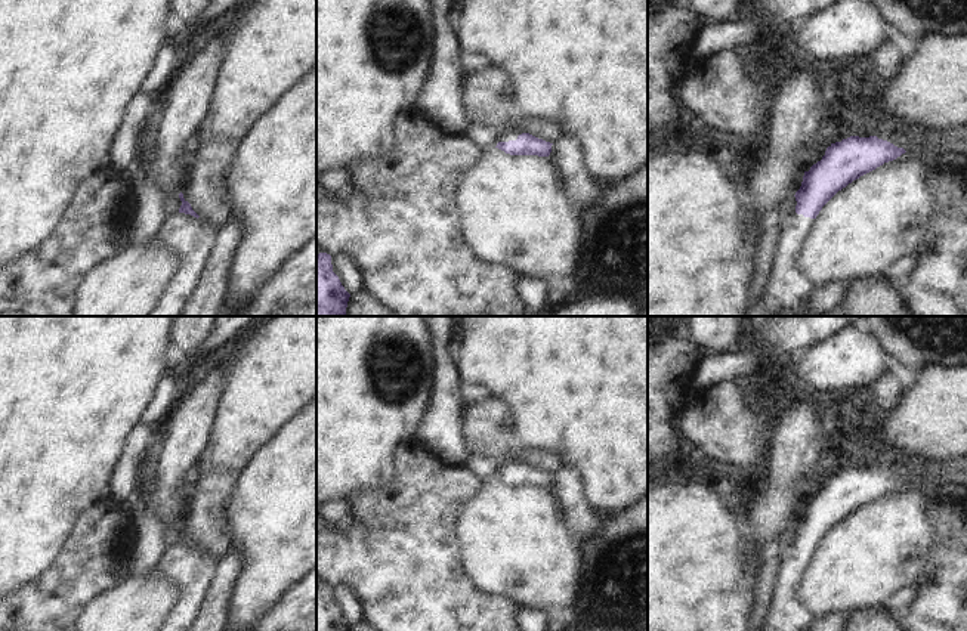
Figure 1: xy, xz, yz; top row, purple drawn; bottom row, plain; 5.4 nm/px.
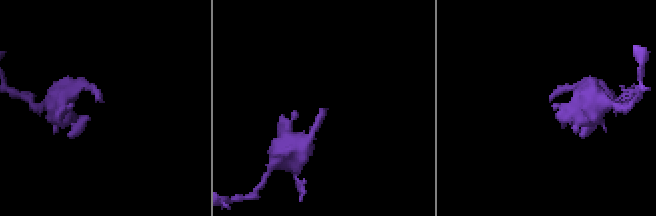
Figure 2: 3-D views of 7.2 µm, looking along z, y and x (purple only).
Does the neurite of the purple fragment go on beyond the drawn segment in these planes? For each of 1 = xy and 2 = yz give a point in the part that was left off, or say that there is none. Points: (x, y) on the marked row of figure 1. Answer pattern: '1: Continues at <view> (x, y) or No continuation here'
1: Continues at xy (191, 240)
2: Continues at yz (788, 290)

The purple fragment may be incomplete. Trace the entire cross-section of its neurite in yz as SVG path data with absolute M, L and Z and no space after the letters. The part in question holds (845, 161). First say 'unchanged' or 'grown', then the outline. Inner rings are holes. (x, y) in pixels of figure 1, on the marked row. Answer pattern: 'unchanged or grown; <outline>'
grown; M850 136L831 143L821 161L804 171L795 192L795 213L779 220L775 265L763 296L769 316L806 310L813 284L801 273L798 256L822 207L861 176L893 161L906 151L877 136Z

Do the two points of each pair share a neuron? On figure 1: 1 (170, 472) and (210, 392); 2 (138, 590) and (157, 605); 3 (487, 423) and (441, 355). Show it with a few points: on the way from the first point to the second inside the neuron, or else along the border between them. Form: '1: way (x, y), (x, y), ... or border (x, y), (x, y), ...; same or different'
1: way (179, 452), (188, 433), (188, 424), (197, 411); same
2: way (142, 594), (153, 600); same
3: border (463, 410), (462, 433), (465, 445); different

